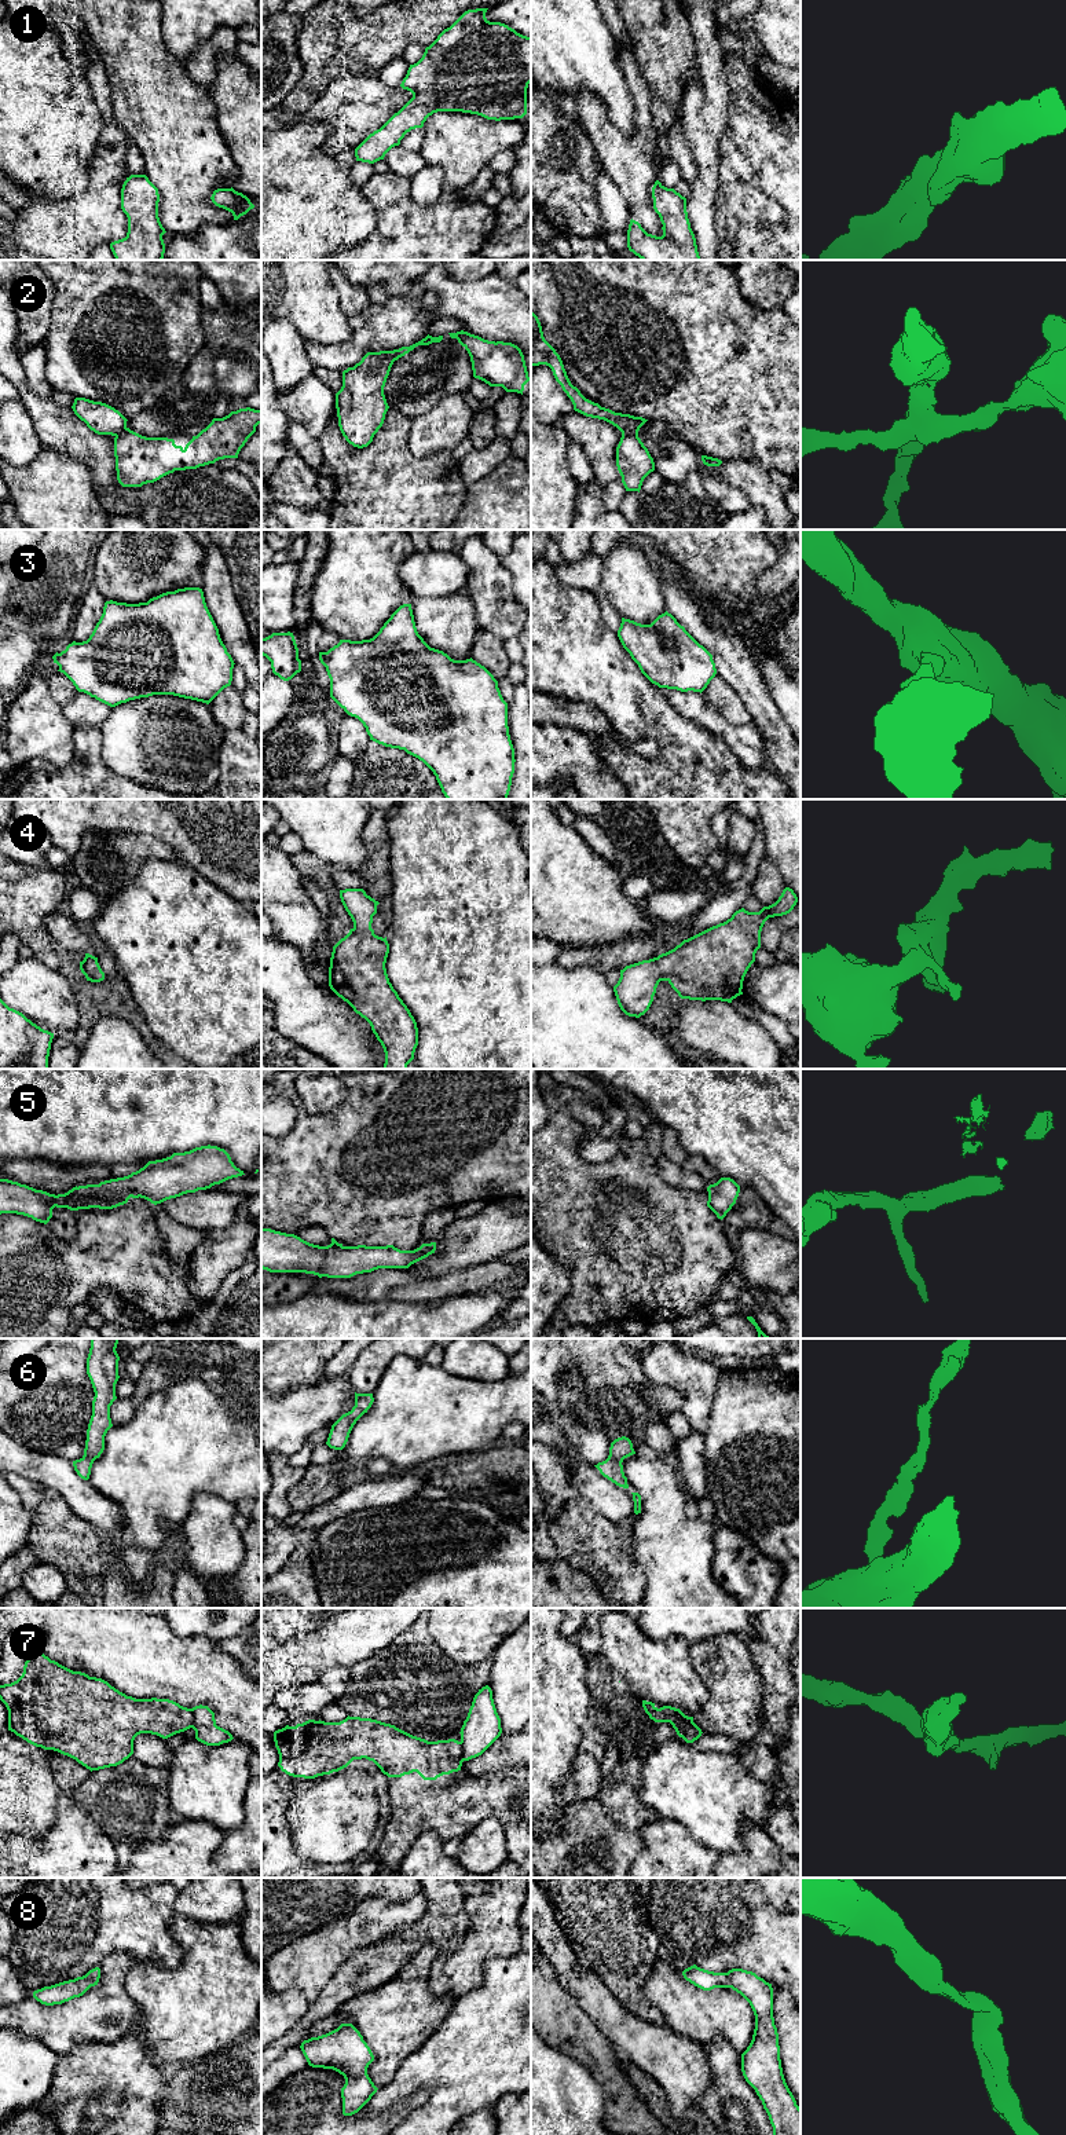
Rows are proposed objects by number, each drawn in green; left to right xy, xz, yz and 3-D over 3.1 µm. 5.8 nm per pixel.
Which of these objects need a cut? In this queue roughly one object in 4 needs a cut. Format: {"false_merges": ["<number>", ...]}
{"false_merges": ["2", "5", "7"]}

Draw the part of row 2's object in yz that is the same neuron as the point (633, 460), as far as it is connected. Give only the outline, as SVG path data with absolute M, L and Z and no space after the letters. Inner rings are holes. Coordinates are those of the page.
M622 433L616 447L616 466L626 491L641 490L644 479L655 470L655 462L638 436Z

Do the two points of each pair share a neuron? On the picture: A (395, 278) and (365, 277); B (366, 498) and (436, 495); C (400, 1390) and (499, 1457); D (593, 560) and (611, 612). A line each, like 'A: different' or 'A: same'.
A: same
B: same
C: different
D: same

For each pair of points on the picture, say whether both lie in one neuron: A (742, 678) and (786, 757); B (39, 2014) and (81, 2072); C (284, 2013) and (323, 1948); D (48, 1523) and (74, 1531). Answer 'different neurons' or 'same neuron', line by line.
A: same neuron
B: different neurons
C: different neurons
D: same neuron

